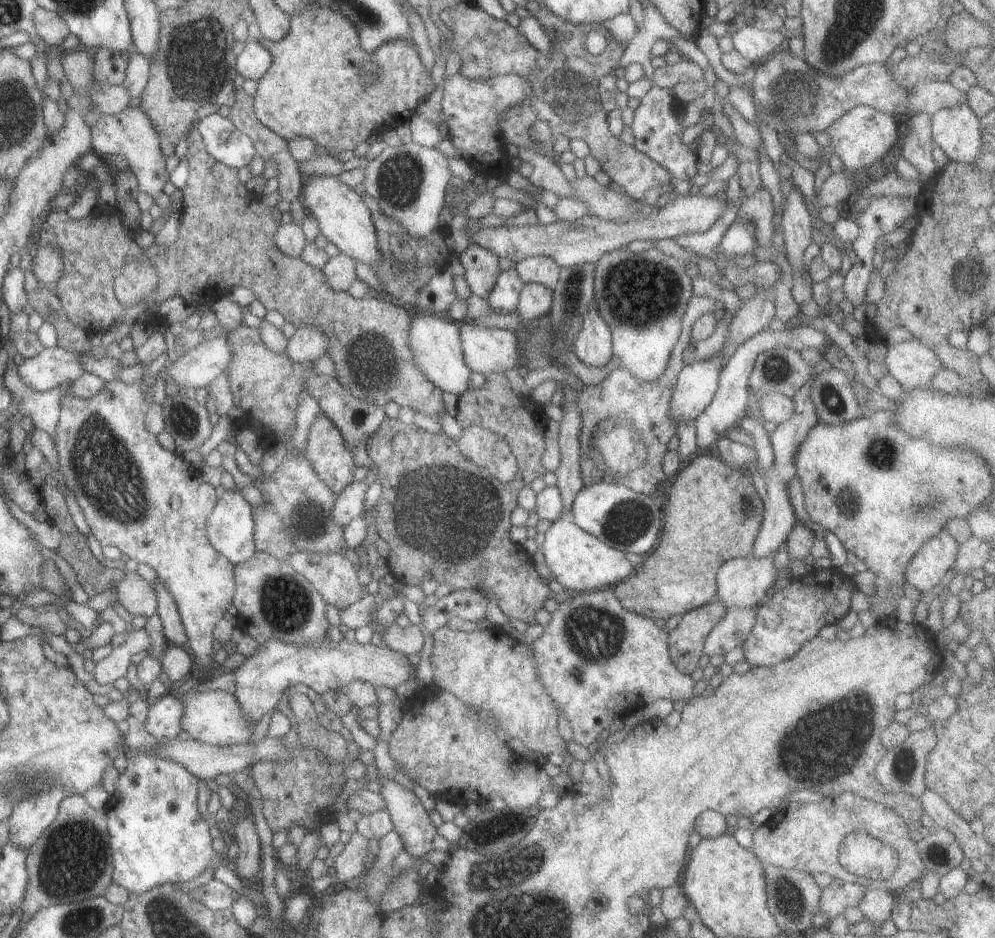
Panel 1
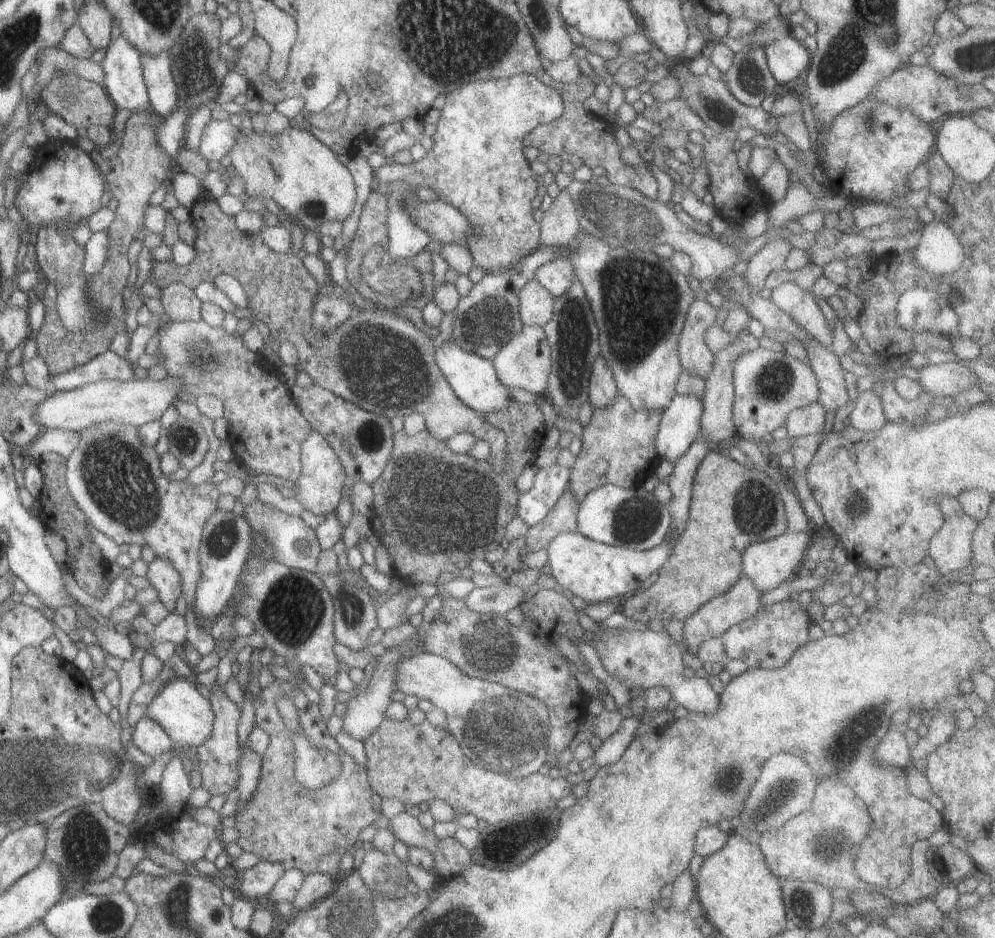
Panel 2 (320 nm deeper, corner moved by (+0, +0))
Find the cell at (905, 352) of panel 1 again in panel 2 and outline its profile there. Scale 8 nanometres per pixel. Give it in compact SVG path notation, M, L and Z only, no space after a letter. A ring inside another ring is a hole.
M959 361L927 364L917 370L919 376L915 381L923 391L933 396L951 398L979 382L972 369Z

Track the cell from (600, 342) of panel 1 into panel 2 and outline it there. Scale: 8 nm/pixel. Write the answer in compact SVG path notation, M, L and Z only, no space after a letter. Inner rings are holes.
M601 355L594 358L588 378L588 402L593 409L608 407L617 395L612 372Z

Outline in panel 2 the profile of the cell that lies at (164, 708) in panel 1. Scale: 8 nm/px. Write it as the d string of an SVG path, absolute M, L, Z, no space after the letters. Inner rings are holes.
M143 715L132 727L130 740L143 754L153 760L174 747L165 731L150 718Z

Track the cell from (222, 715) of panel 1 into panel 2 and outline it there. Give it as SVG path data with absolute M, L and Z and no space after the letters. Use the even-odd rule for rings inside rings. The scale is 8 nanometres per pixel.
M177 676L165 683L146 704L144 715L156 722L165 731L173 746L179 748L201 744L211 732L214 717L210 702L195 689L193 679Z

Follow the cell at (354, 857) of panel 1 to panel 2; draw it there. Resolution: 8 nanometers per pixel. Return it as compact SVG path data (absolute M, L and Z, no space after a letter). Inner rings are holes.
M311 873L304 876L299 890L295 893L290 904L294 912L306 909L316 900L323 898L330 890L334 888L335 881L333 877L323 873Z

